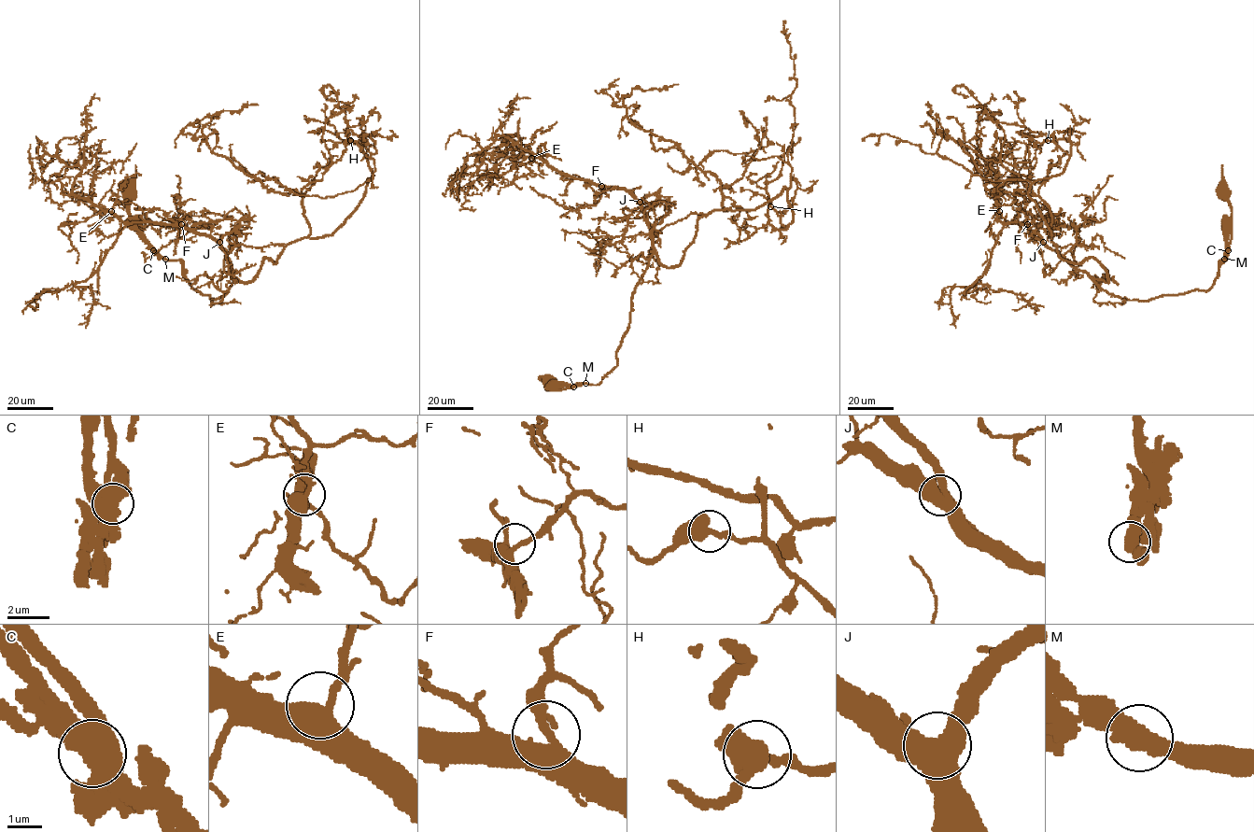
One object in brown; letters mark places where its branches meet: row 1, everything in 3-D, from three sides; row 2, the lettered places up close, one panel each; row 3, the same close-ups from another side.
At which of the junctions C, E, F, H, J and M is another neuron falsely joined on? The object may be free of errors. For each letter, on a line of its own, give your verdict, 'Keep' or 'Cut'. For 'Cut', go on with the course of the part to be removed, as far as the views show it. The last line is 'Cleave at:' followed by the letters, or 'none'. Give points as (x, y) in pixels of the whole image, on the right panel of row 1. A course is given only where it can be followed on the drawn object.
C: Cut. Course of the part to remove: (1228, 250), (1232, 207), (1223, 190), (1222, 165)
E: Keep
F: Keep
H: Keep
J: Keep
M: Keep
Cleave at: C

